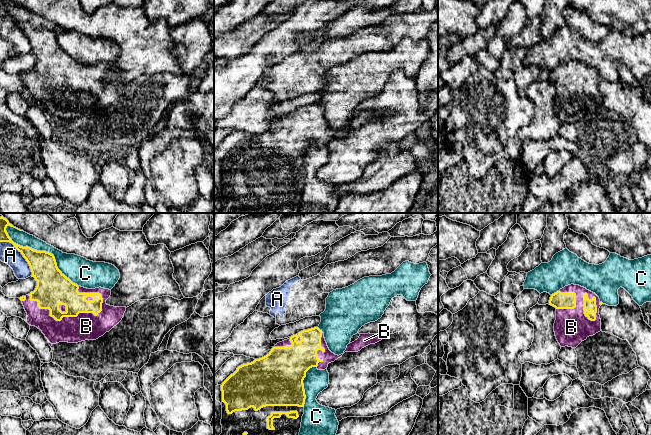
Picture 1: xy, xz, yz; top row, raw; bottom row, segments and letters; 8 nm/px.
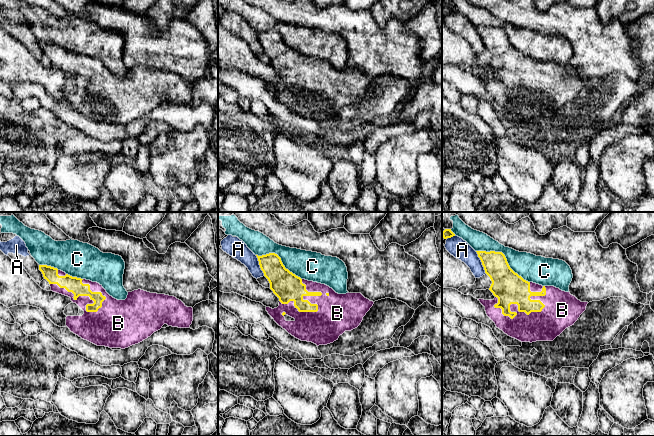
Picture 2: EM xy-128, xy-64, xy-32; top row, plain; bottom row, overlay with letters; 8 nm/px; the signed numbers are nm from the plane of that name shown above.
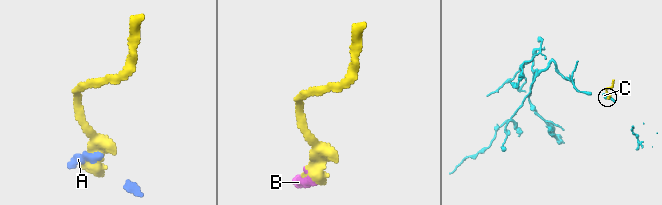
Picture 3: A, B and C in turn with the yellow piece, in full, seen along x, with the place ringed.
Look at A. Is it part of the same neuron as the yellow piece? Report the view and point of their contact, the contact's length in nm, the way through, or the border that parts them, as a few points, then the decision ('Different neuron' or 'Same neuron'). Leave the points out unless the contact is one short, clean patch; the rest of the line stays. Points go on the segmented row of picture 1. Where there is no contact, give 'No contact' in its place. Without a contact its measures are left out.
Touches yellow at xy (21, 253). Shared border 380 nm. Different neuron

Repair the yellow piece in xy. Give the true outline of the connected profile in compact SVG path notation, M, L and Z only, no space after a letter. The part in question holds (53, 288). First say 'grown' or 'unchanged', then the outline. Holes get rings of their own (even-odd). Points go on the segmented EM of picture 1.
grown | M1 216L0 242L10 242L14 245L28 262L32 277L37 281L33 292L19 298L28 316L27 323L40 329L51 344L96 340L122 320L126 307L114 307L106 304L111 290L101 287L87 289L73 283L58 269L53 254L14 243L6 231L8 226L14 227Z

